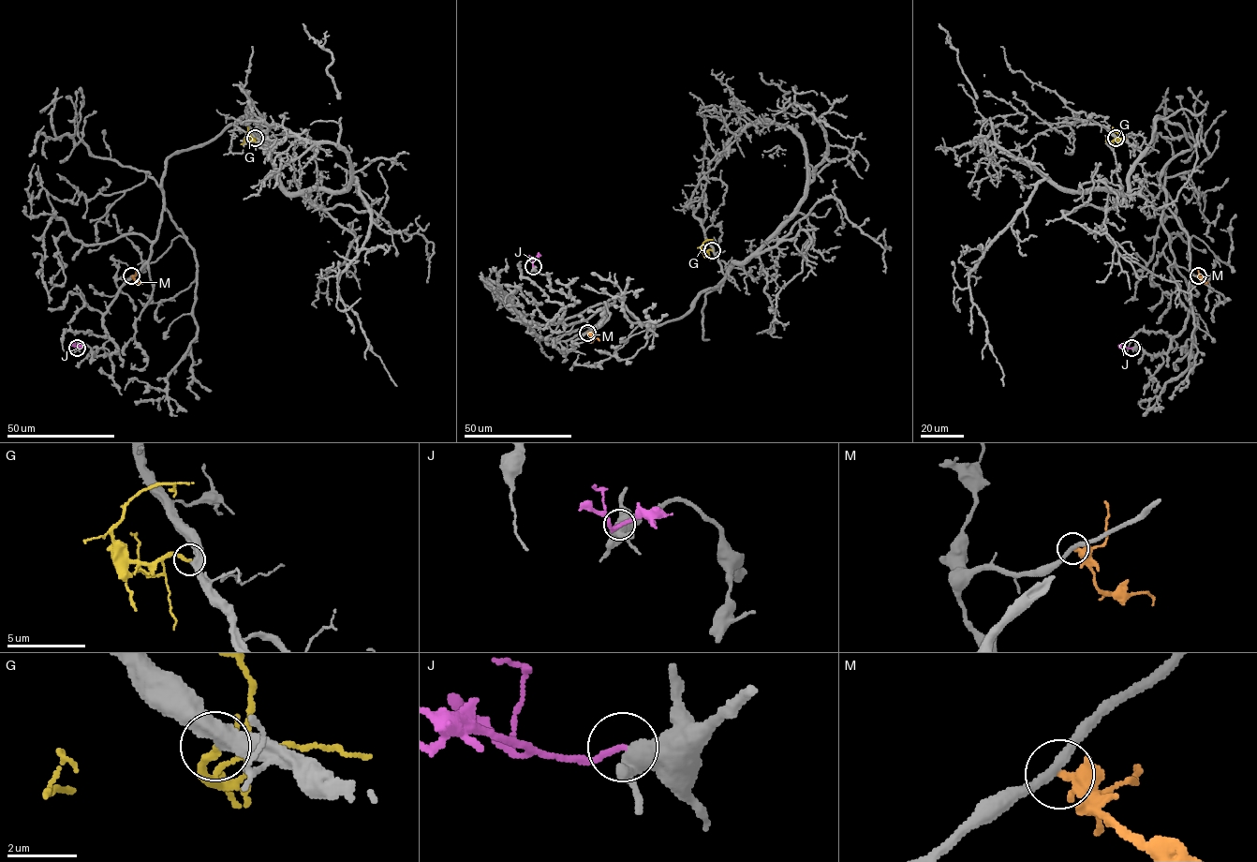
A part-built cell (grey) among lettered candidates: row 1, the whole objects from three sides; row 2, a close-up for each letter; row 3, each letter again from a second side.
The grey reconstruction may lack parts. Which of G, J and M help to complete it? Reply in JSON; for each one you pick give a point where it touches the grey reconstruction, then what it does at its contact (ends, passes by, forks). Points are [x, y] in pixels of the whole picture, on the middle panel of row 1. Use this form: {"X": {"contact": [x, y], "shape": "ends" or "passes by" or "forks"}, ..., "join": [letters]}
{"G": {"contact": [712, 250], "shape": "ends"}, "join": ["G"]}

